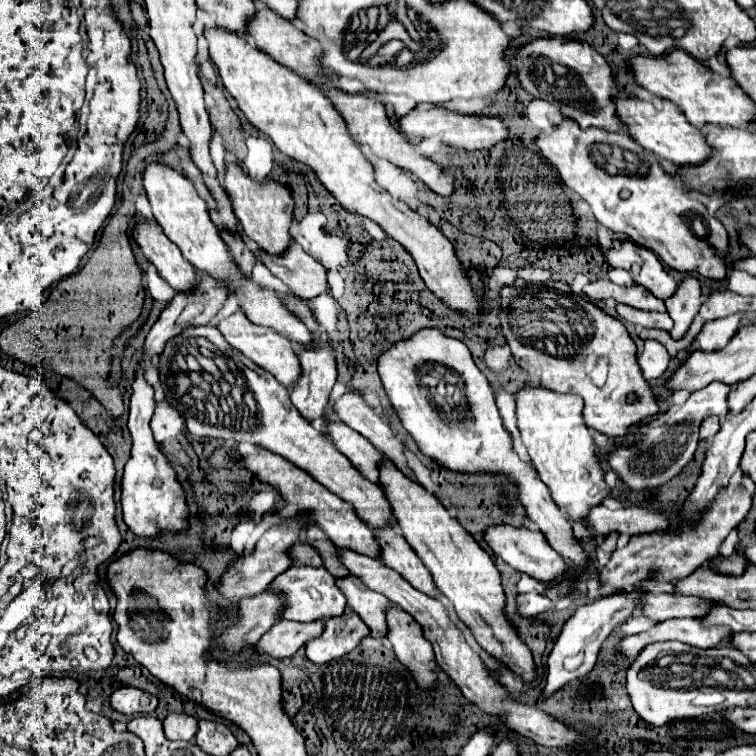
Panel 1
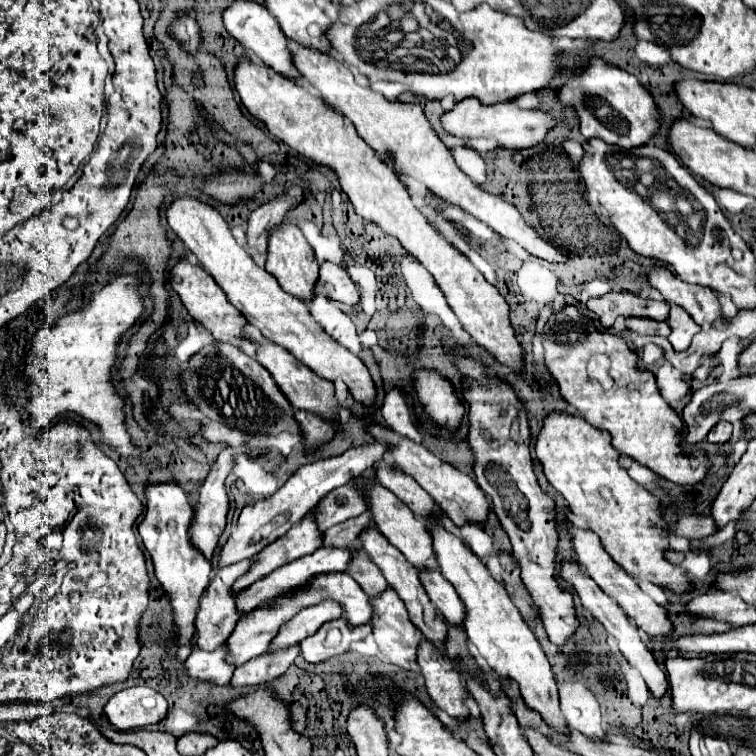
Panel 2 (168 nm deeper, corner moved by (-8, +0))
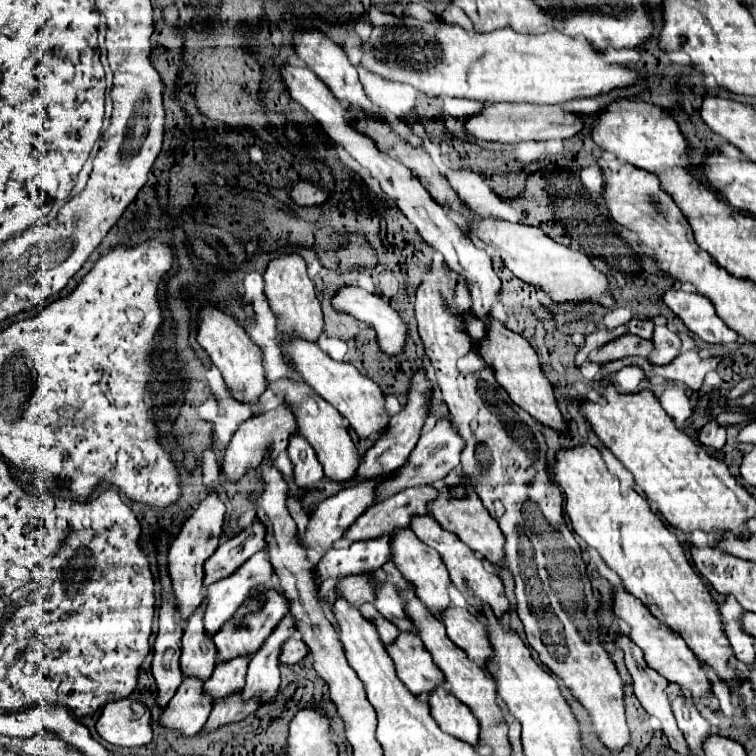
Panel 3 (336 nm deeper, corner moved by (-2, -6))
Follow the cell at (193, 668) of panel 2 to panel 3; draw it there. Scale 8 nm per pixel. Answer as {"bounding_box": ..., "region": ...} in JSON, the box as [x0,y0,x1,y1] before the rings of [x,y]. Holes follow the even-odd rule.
{"bounding_box":[160,677,214,735],"region":[[[184,677],[176,695],[170,699],[168,707],[162,713],[160,723],[170,729],[178,729],[184,735],[196,735],[202,731],[214,699],[206,695],[202,679]]]}

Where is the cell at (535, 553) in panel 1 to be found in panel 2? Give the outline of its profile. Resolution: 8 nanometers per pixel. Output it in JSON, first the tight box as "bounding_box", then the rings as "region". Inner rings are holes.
{"bounding_box":[560,563,668,697],"region":[[[562,563],[562,567],[560,567],[560,575],[562,575],[562,579],[578,593],[578,597],[580,597],[580,601],[582,601],[582,605],[604,625],[604,629],[616,639],[616,643],[618,643],[618,649],[620,649],[620,653],[626,657],[626,661],[628,661],[628,665],[630,667],[634,667],[642,677],[644,677],[644,681],[646,681],[646,685],[648,685],[648,689],[652,691],[652,695],[654,697],[664,697],[664,693],[666,693],[666,689],[668,689],[668,679],[666,679],[666,673],[664,673],[664,669],[660,669],[660,665],[656,663],[656,659],[654,659],[654,655],[652,655],[652,651],[646,647],[646,643],[642,641],[642,637],[640,637],[640,629],[636,629],[636,625],[632,625],[632,621],[628,619],[628,615],[608,597],[608,595],[604,595],[604,591],[576,565],[576,563]]]}

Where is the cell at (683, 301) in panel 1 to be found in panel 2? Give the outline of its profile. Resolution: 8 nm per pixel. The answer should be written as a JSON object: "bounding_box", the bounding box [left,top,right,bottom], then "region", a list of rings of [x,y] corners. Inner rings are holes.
{"bounding_box":[666,305,702,351],"region":[[[674,305],[674,307],[670,309],[670,315],[668,315],[666,323],[668,323],[668,327],[672,329],[668,341],[672,343],[672,347],[674,347],[676,351],[688,349],[692,337],[702,329],[702,327],[696,325],[696,323],[688,317],[688,313],[684,313],[684,309],[680,309],[678,305]]]}

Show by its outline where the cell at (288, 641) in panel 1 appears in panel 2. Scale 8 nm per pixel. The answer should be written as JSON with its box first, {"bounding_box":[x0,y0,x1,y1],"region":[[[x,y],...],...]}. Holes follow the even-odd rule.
{"bounding_box":[230,645,300,687],"region":[[[298,645],[292,649],[284,649],[282,653],[264,653],[248,661],[248,665],[240,665],[234,671],[230,687],[248,687],[248,685],[266,685],[286,673],[286,669],[294,663],[296,655],[300,653]]]}

